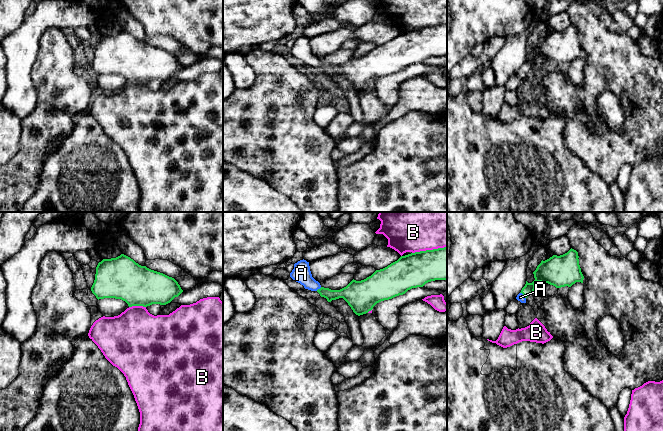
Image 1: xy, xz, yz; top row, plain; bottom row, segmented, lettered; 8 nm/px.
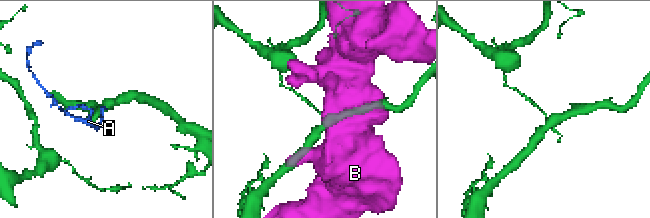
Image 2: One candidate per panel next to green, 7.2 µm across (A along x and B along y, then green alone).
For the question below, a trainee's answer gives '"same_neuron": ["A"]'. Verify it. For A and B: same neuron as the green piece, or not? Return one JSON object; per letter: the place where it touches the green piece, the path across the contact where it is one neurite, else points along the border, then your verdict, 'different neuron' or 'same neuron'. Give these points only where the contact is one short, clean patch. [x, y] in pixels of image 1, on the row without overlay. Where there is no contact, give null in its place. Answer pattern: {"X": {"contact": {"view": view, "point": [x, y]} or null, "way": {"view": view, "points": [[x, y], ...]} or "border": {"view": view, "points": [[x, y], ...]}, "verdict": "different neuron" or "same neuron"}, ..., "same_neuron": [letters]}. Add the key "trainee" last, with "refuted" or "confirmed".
{"A": {"contact": {"view": "yz", "point": [523, 70]}, "way": {"view": "yz", "points": [[545, 48], [523, 70], [520, 73]]}, "verdict": "same neuron"}, "B": {"contact": {"view": "xz", "point": [429, 26]}, "verdict": "different neuron"}, "same_neuron": ["A"], "trainee": "confirmed"}

